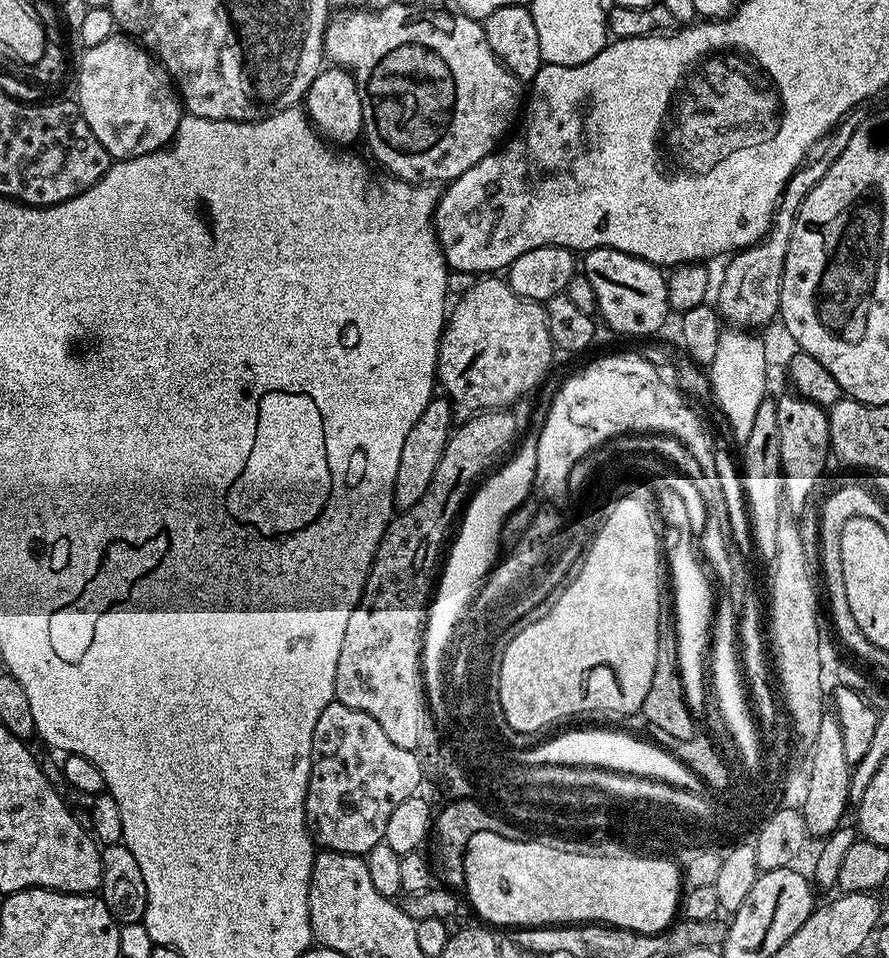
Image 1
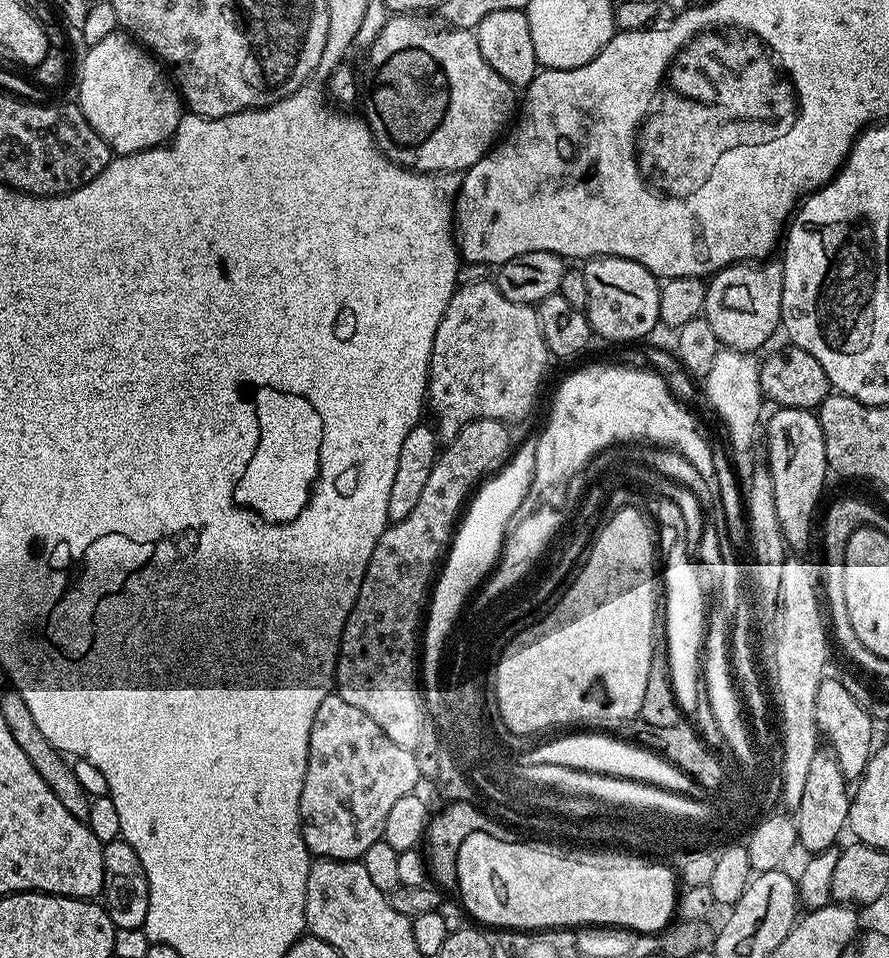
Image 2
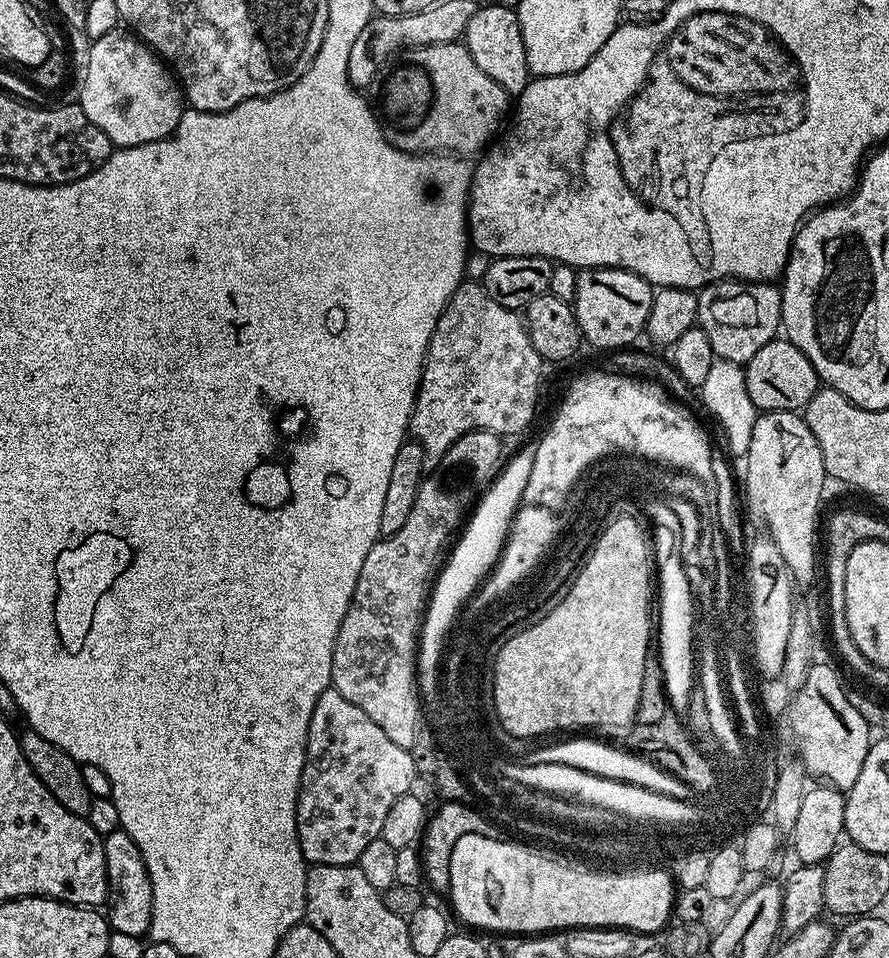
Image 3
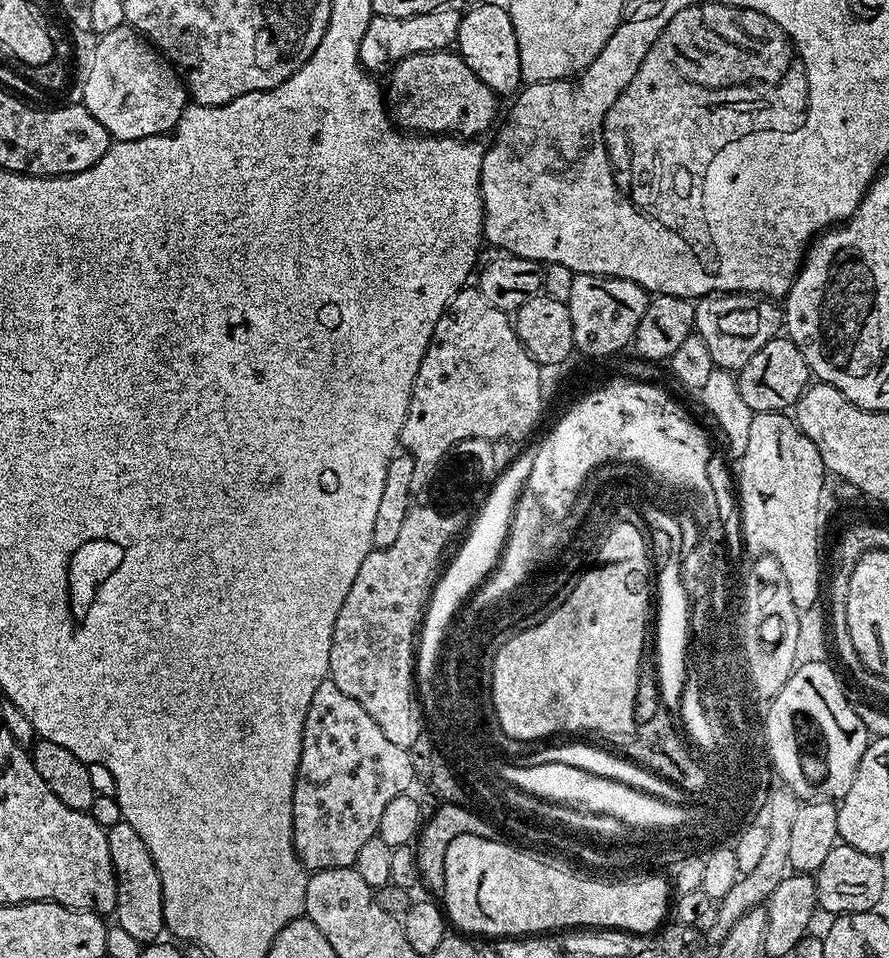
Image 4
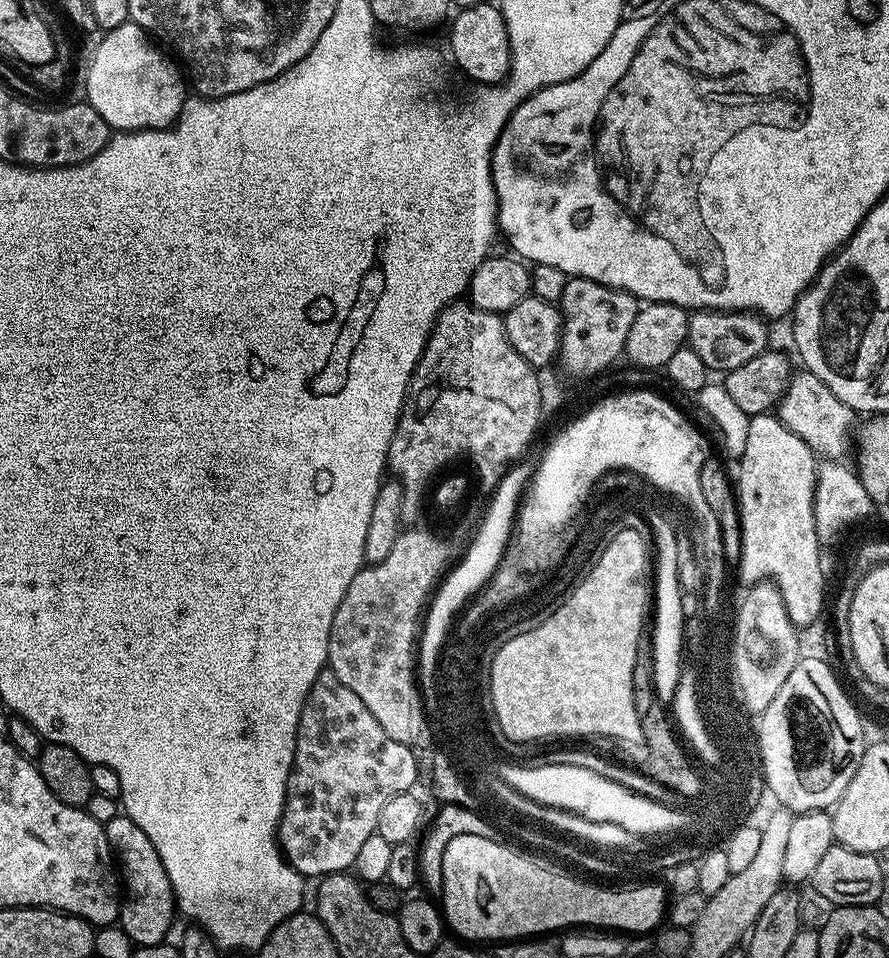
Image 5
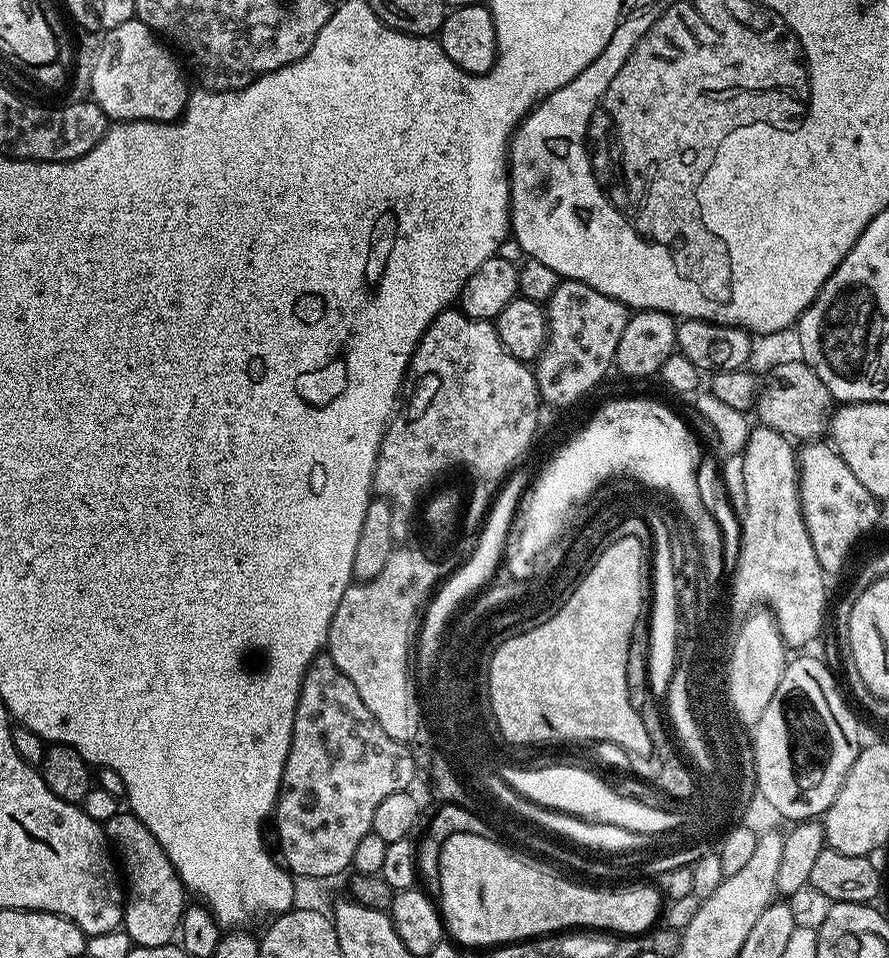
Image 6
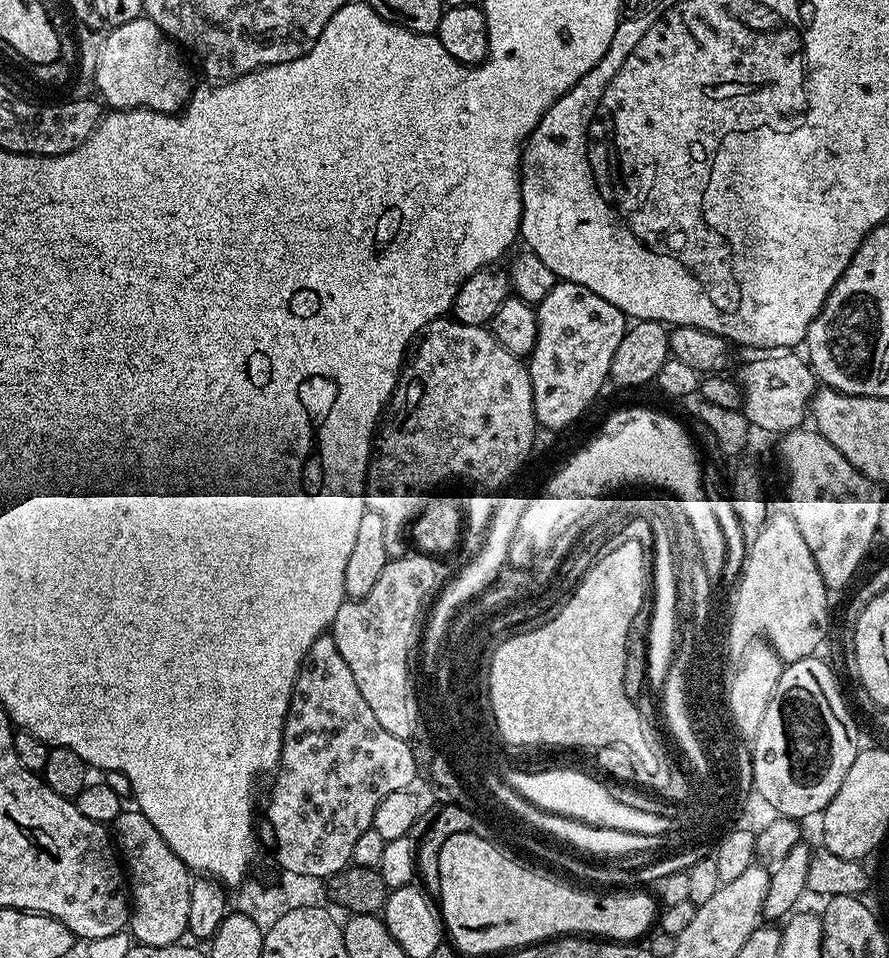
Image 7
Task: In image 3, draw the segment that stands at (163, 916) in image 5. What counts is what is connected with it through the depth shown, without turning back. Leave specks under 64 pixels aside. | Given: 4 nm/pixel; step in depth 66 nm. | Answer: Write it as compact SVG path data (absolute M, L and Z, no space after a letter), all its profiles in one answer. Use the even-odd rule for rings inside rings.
M118 831L103 837L104 857L106 858L106 878L108 879L108 899L106 919L111 931L130 934L139 938L148 936L152 921L152 887L146 862L130 834Z

